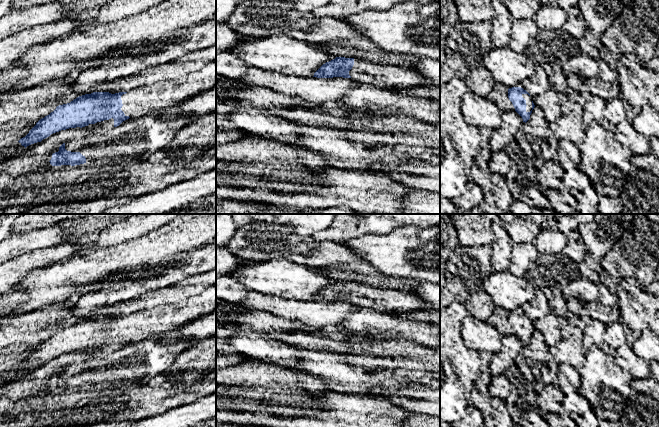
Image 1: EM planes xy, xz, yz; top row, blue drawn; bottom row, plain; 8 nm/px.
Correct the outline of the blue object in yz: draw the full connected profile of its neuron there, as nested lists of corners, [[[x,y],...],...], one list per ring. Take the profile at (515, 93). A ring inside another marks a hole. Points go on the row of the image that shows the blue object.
[[[512,87],[508,89],[508,98],[512,102],[515,111],[526,123],[535,107],[533,97],[521,87]]]

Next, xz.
[[[336,57],[326,62],[314,73],[313,77],[352,78],[360,84],[394,89],[432,85],[430,80],[411,68],[376,65],[357,58],[345,57]]]

